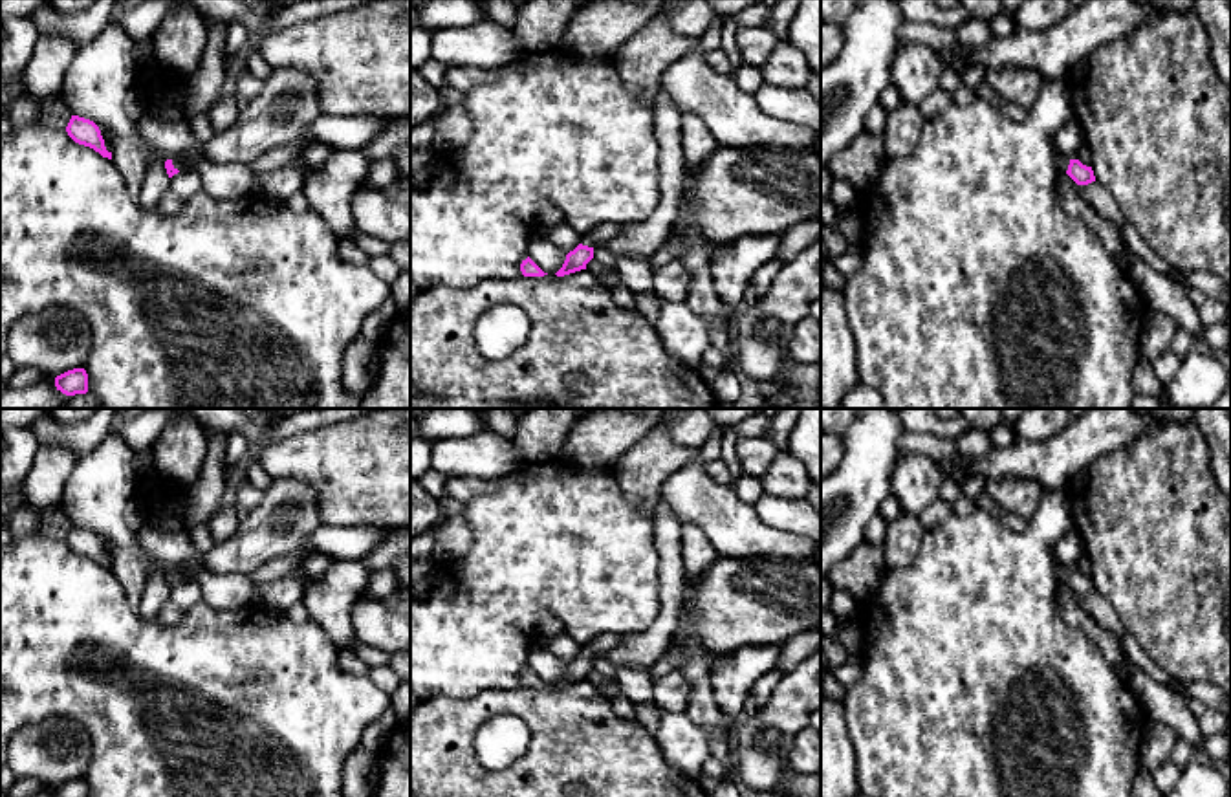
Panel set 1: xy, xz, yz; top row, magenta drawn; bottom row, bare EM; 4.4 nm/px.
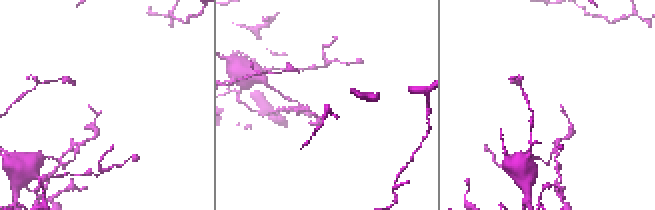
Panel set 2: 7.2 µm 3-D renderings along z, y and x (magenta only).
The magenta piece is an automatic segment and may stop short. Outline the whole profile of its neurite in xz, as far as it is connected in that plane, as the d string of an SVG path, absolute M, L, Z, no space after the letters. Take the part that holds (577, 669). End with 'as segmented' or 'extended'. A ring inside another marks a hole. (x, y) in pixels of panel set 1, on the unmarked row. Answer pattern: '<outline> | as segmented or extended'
M579 654L573 661L566 665L562 678L555 683L564 687L581 680L586 680L586 674L594 669L594 658Z | as segmented

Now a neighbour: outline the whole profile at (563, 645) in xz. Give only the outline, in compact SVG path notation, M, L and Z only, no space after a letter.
M566 632L548 639L544 645L564 663L573 661L581 652L581 645L575 639L572 639Z

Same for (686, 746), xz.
M661 711L656 744L672 771L698 779L711 757L711 738L700 726L689 724L683 711Z

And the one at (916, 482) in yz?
M918 453L899 454L892 476L892 497L898 498L905 515L920 517L940 498L943 471L934 460Z

